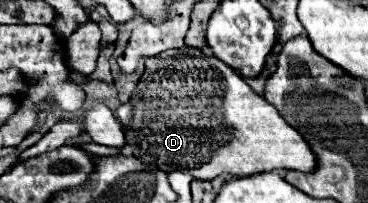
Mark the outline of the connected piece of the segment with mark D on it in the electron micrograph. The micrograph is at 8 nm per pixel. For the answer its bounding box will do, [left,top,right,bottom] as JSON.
[116,48,316,180]

